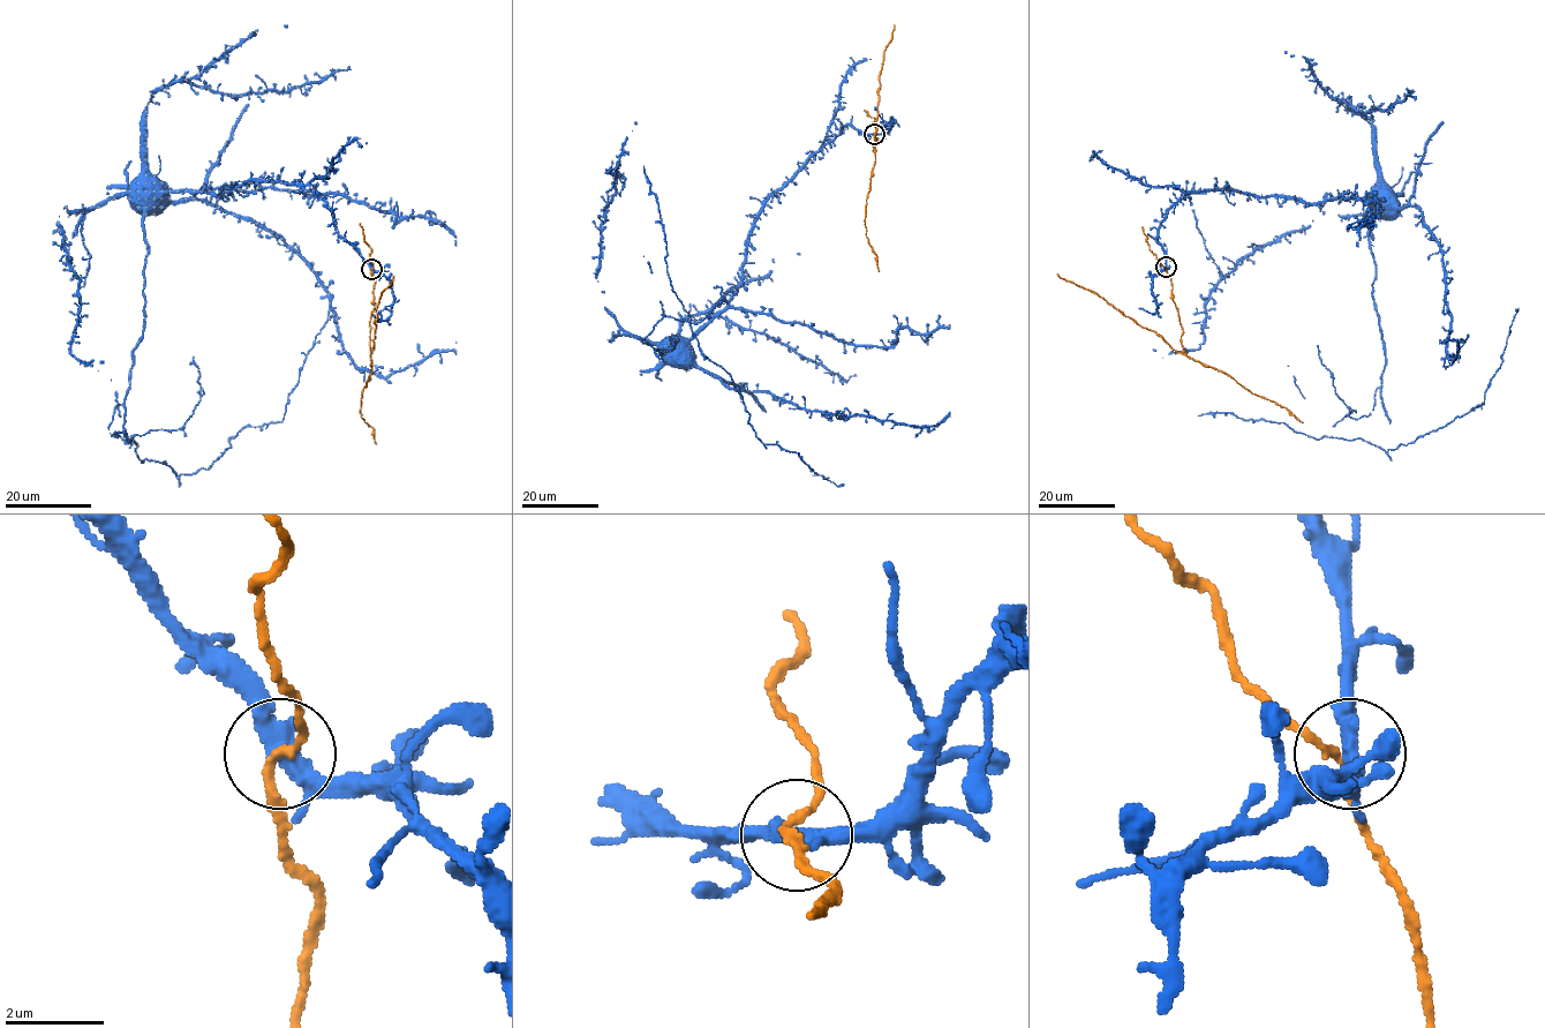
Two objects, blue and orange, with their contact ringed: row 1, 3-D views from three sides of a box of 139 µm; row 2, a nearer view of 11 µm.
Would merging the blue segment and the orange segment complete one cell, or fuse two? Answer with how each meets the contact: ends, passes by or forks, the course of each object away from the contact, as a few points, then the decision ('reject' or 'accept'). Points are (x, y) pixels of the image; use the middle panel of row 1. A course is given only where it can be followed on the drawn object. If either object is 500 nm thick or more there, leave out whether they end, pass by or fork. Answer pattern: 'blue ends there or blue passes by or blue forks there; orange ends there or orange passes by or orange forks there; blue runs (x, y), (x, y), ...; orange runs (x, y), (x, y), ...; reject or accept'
blue forks there; orange passes by; blue runs (874, 134), (863, 134), (850, 125), (844, 126), (769, 197), (750, 237), (738, 290), (725, 306), (678, 349); orange runs (874, 134), (879, 73), (895, 24); reject

